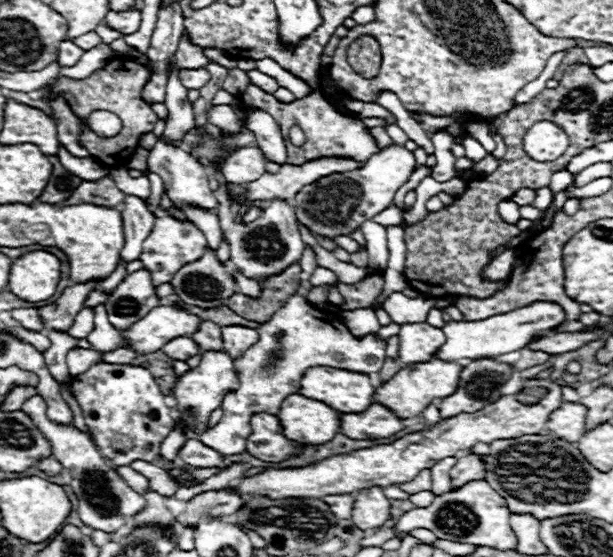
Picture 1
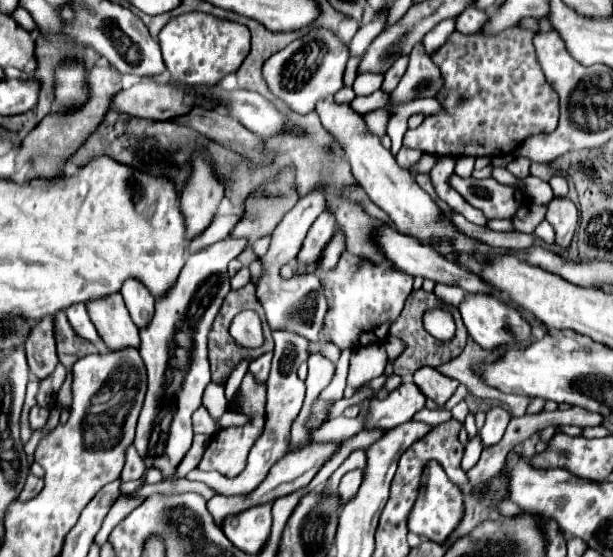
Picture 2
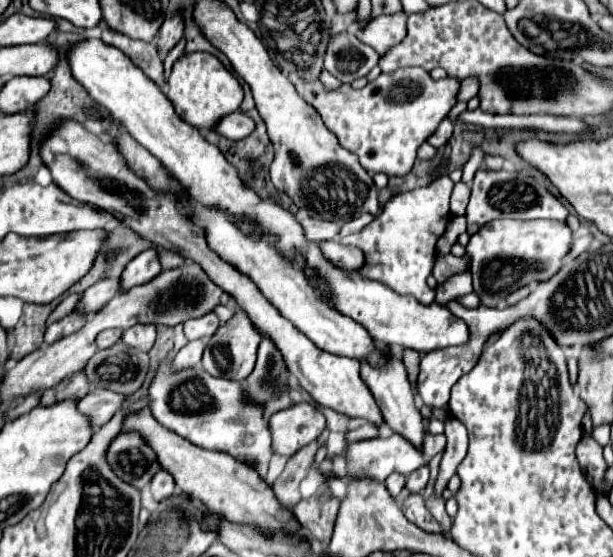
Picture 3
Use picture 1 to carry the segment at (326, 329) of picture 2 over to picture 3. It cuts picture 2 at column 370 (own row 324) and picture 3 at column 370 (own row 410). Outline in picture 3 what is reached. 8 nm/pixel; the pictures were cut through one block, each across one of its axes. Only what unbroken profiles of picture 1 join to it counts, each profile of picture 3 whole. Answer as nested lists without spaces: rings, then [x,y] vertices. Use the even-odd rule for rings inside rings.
[[[440,176],[424,188],[402,192],[394,196],[384,212],[376,216],[378,220],[370,222],[362,232],[346,236],[342,242],[356,246],[366,254],[366,268],[360,272],[366,278],[378,280],[390,286],[398,294],[410,294],[422,304],[432,304],[434,294],[426,284],[426,278],[432,274],[436,258],[436,242],[444,234],[448,216],[450,216],[450,194],[454,182],[448,176]]]

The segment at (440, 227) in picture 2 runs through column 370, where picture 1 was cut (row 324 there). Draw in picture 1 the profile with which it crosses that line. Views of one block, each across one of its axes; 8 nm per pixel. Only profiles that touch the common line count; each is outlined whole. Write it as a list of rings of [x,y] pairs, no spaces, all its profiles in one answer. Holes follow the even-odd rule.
[[[156,306],[148,316],[124,330],[128,336],[128,348],[138,354],[162,350],[168,340],[178,336],[192,336],[204,320],[180,306]]]

